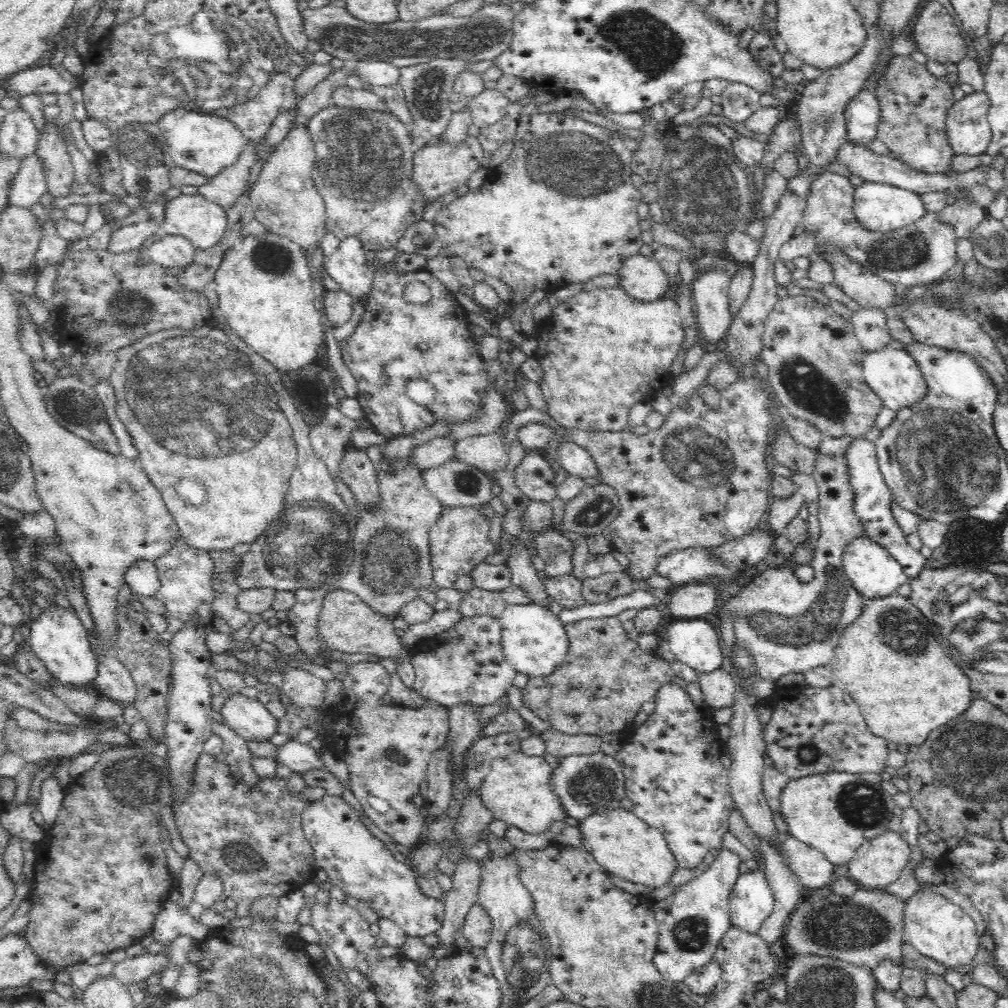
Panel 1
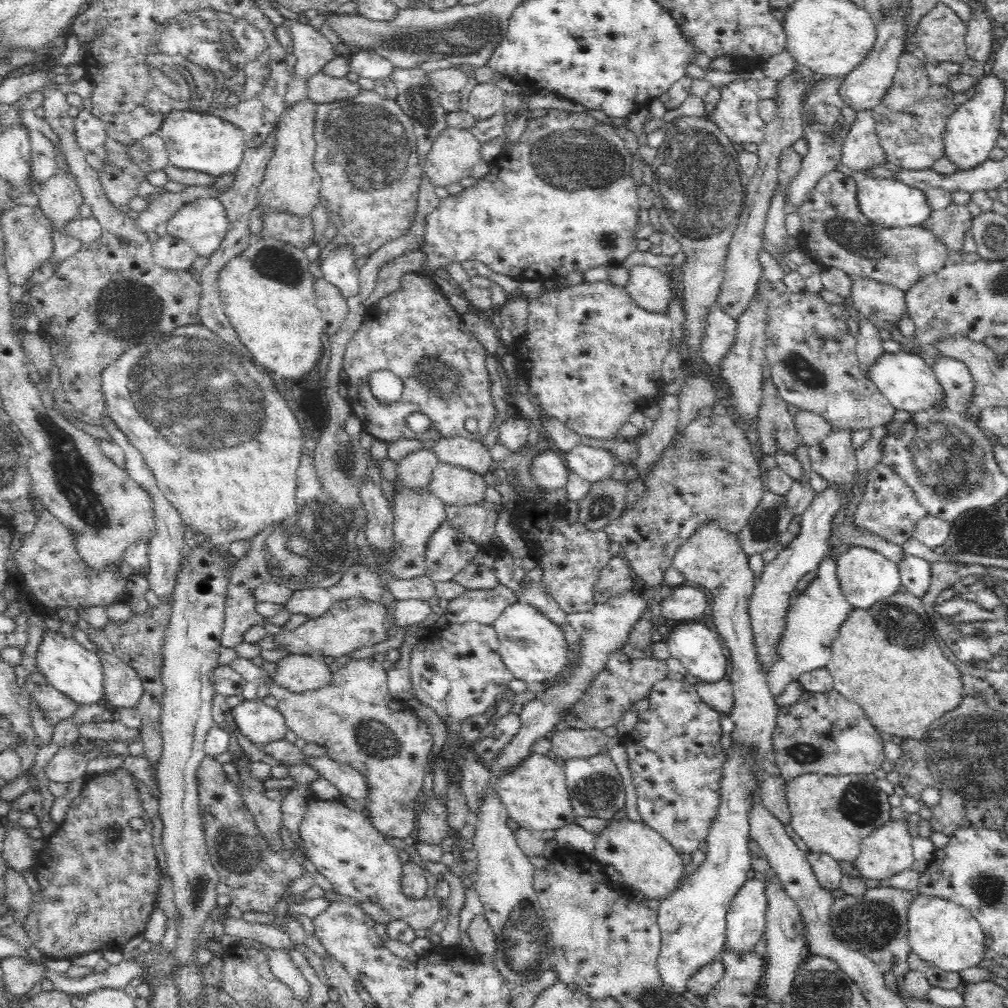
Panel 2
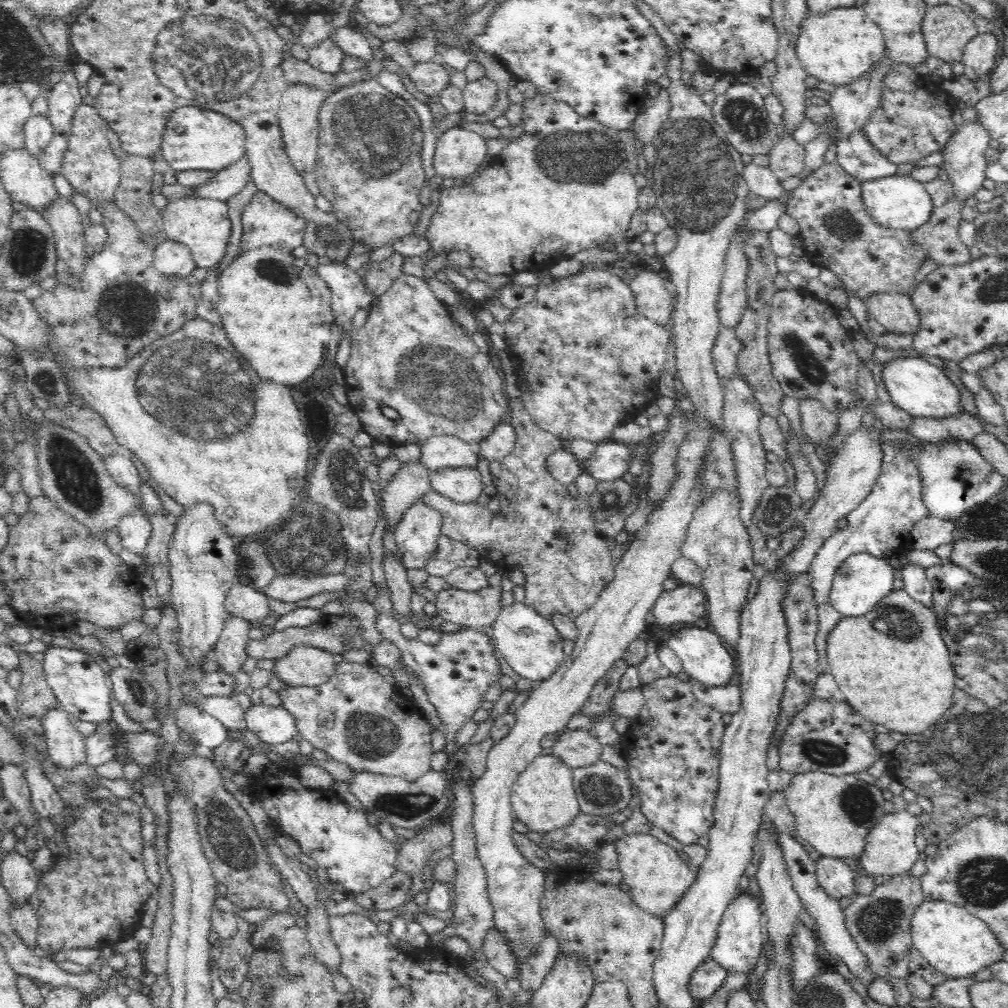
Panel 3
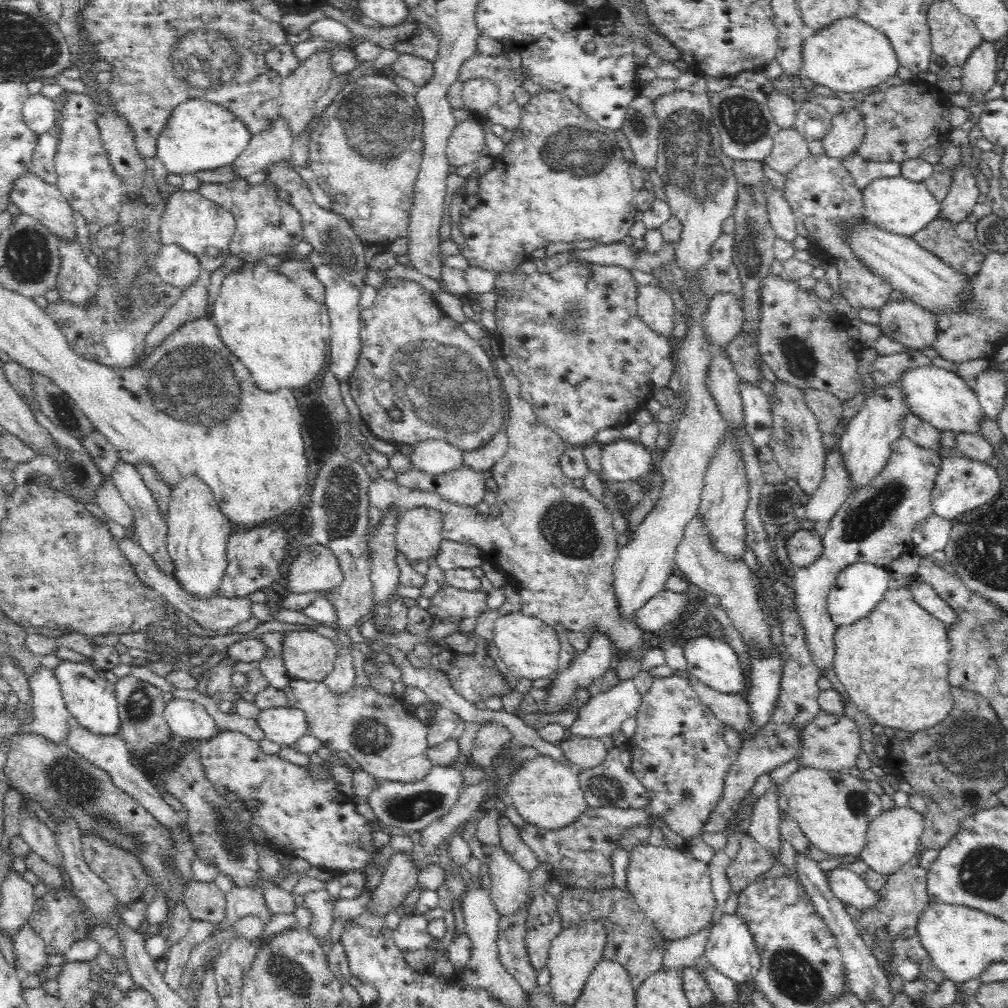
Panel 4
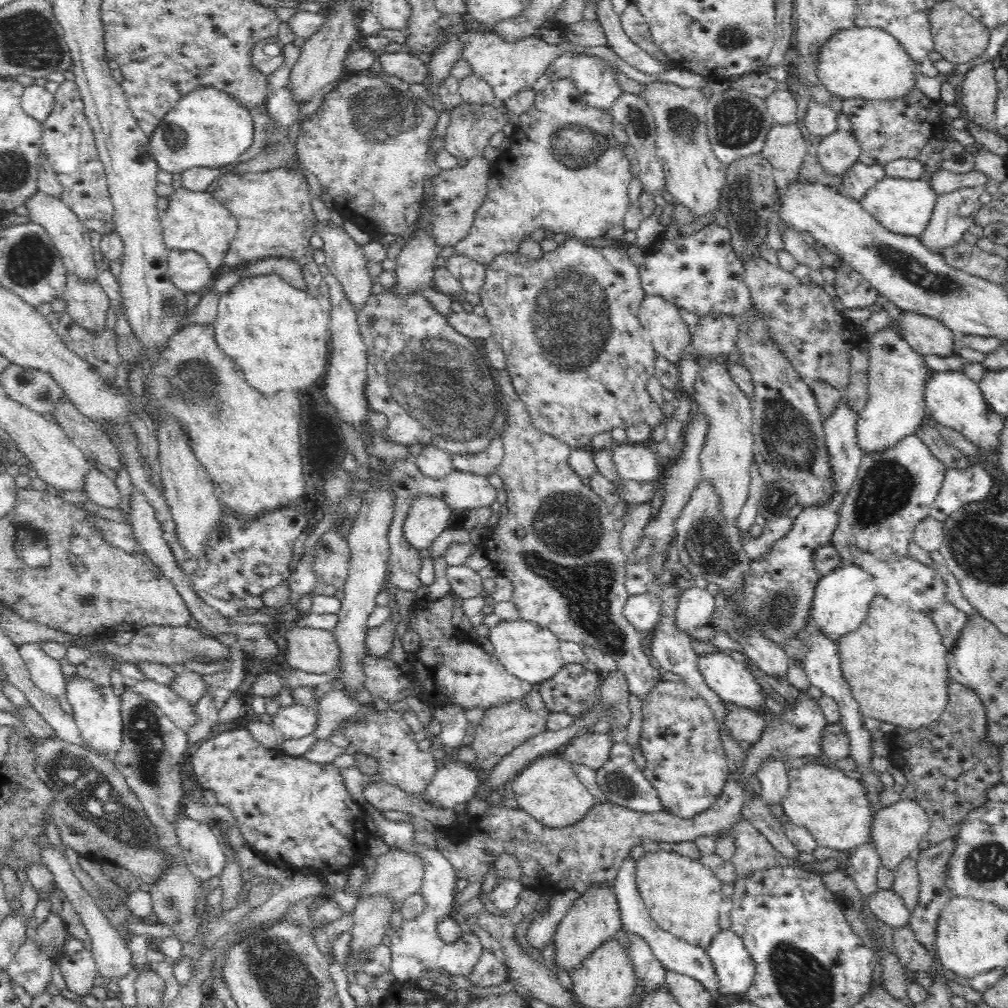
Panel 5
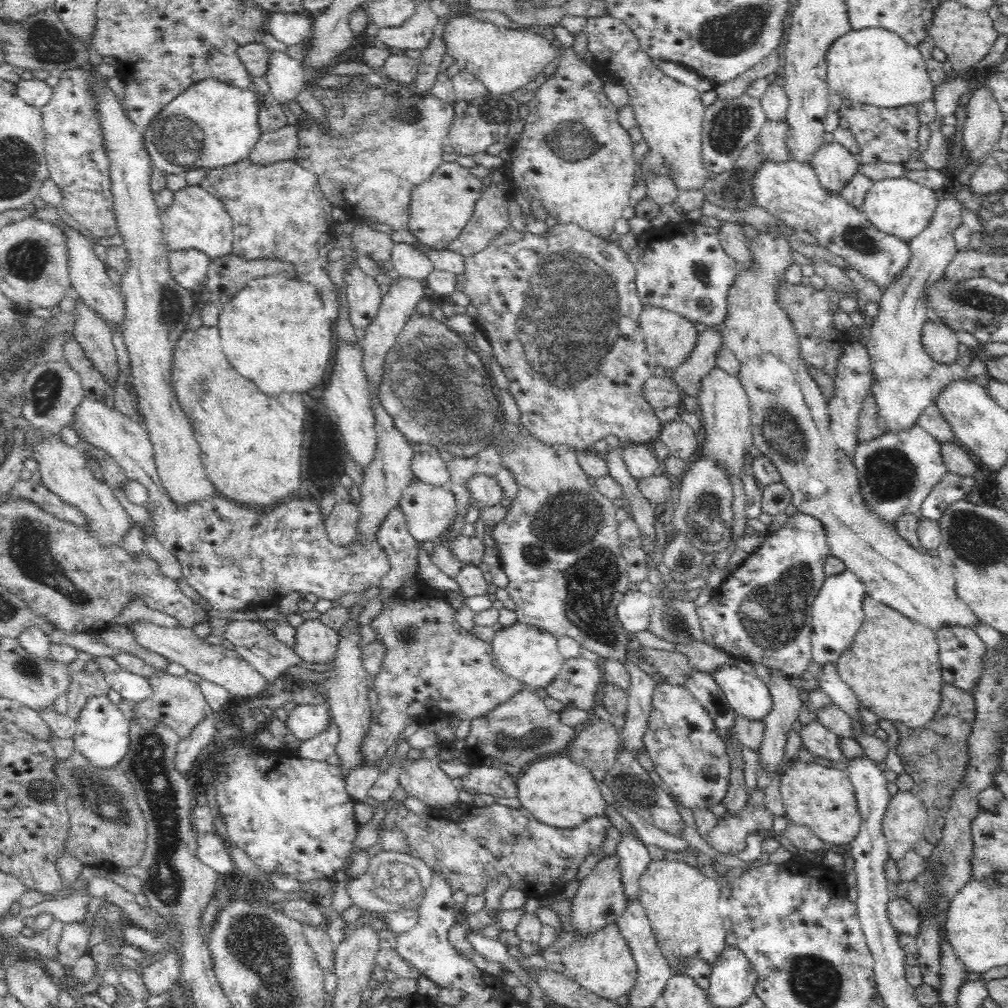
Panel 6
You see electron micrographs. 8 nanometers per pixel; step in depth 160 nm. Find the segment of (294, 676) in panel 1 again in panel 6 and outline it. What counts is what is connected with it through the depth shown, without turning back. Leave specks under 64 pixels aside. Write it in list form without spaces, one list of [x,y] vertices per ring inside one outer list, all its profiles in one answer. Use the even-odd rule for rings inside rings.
[[[312,617],[296,627],[292,648],[304,663],[327,664],[335,658],[338,642],[336,630]]]

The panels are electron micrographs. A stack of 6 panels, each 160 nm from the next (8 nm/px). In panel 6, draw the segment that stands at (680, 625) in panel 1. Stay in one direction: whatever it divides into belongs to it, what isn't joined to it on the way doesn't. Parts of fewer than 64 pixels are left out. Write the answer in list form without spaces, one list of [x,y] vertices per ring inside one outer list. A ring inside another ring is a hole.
[[[725,664],[711,673],[711,676],[737,716],[763,721],[772,711],[773,701],[769,688],[757,674],[748,674],[738,666]]]

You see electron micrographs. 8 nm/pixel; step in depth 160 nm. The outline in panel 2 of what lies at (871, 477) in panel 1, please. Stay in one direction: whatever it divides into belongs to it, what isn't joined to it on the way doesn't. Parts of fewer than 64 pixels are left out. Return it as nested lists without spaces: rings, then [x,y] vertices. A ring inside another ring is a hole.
[[[902,552],[902,558],[898,562],[901,581],[908,593],[918,598],[926,594],[931,582],[931,564],[924,558]]]

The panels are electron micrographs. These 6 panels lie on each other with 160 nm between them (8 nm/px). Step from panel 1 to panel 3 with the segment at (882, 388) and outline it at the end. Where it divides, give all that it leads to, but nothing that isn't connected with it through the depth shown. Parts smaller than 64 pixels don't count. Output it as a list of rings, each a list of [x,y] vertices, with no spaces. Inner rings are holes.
[[[922,356],[888,361],[881,370],[881,378],[893,403],[912,417],[948,418],[962,411],[958,388],[946,374]]]

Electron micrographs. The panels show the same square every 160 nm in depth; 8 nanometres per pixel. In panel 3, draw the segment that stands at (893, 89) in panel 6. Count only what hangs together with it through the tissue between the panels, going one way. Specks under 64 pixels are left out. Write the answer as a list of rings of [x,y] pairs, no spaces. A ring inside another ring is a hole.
[[[838,6],[825,12],[811,12],[800,22],[800,34],[796,38],[796,54],[806,69],[807,74],[812,74],[822,82],[830,85],[843,85],[860,78],[870,70],[870,66],[880,59],[882,52],[886,51],[885,38],[881,28],[868,18],[863,7]]]

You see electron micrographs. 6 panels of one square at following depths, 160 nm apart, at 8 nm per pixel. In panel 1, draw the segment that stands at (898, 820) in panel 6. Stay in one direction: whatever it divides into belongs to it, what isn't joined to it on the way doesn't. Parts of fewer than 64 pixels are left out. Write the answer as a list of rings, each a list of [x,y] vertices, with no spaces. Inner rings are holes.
[[[886,831],[876,838],[867,840],[855,852],[850,862],[847,862],[851,879],[860,884],[866,890],[886,890],[886,888],[896,882],[902,874],[902,870],[908,864],[910,856],[910,846],[901,834],[893,831]]]

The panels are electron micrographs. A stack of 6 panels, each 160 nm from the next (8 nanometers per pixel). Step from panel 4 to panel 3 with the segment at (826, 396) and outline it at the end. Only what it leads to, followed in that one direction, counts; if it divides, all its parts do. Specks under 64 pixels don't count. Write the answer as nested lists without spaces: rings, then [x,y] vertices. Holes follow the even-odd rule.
[[[813,398],[801,400],[798,412],[802,430],[809,442],[817,446],[833,436],[839,422],[838,413],[830,413]]]

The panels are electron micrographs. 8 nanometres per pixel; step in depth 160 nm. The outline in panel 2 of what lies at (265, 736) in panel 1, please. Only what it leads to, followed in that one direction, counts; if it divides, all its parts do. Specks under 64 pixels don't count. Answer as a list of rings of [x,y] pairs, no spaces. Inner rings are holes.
[[[253,700],[231,708],[232,718],[240,733],[254,744],[269,744],[284,739],[287,725],[283,715],[263,701]]]

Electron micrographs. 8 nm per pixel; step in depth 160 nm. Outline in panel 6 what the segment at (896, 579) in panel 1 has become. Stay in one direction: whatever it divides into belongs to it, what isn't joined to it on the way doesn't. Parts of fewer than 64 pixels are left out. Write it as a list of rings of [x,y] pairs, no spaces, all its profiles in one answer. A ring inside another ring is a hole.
[[[851,570],[827,575],[812,604],[811,647],[814,662],[818,664],[839,662],[853,638],[858,634],[865,612],[863,602],[867,598],[864,583]]]

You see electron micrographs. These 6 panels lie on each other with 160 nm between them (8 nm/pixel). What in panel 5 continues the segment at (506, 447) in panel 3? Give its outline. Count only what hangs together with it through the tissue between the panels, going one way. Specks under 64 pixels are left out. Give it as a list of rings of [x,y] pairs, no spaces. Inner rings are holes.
[[[499,435],[494,437],[482,452],[452,455],[452,463],[454,470],[488,477],[495,474],[496,468],[503,462],[504,457],[504,441],[502,436]]]

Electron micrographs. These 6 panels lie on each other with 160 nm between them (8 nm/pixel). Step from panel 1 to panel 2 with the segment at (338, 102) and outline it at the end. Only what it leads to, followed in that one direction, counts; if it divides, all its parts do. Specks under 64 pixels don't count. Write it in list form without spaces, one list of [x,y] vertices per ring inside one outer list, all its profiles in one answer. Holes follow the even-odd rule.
[[[322,73],[311,76],[308,84],[307,96],[318,105],[342,99],[353,99],[363,91],[358,82],[351,82],[345,76],[334,78]]]

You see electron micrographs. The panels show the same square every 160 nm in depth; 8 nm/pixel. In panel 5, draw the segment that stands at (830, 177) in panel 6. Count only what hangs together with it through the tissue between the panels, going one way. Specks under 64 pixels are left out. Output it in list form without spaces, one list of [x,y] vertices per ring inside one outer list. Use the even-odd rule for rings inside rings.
[[[850,128],[838,129],[828,134],[815,145],[814,151],[820,164],[830,174],[843,175],[849,166],[859,160],[862,149],[853,129]]]

